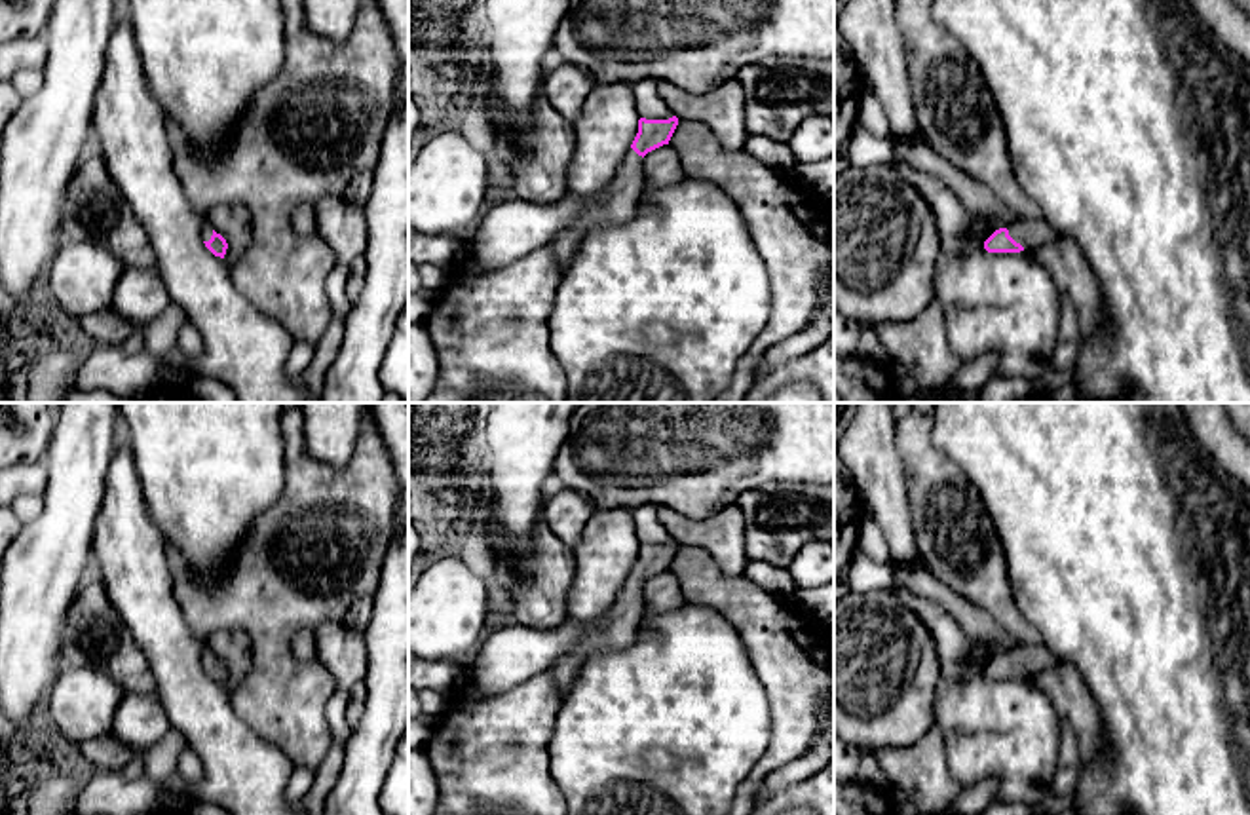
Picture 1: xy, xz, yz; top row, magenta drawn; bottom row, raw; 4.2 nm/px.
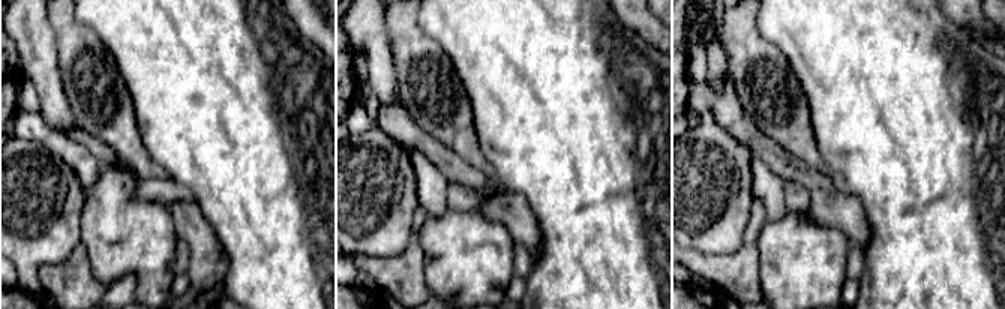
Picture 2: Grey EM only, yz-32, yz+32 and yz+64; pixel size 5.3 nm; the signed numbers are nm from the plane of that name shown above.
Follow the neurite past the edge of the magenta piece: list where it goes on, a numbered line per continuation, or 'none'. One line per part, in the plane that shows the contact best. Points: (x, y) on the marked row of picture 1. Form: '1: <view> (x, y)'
1: yz (1030, 234)

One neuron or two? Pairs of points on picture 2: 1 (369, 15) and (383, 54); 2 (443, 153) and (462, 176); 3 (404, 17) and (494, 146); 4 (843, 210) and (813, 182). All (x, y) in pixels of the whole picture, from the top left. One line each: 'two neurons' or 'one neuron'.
1: one neuron
2: one neuron
3: two neurons
4: one neuron

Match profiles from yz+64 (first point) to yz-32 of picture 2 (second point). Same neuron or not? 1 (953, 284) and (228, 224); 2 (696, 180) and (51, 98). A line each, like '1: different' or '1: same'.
1: same
2: different

